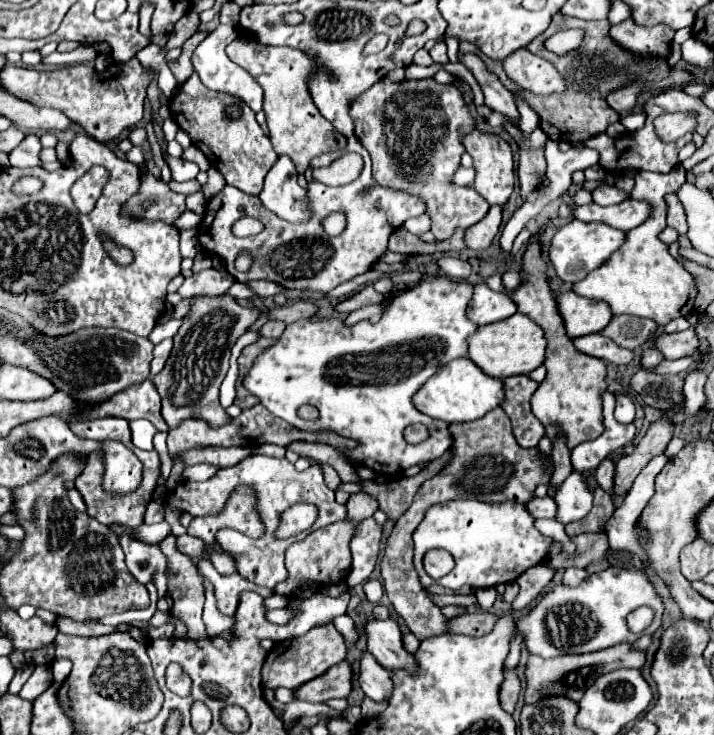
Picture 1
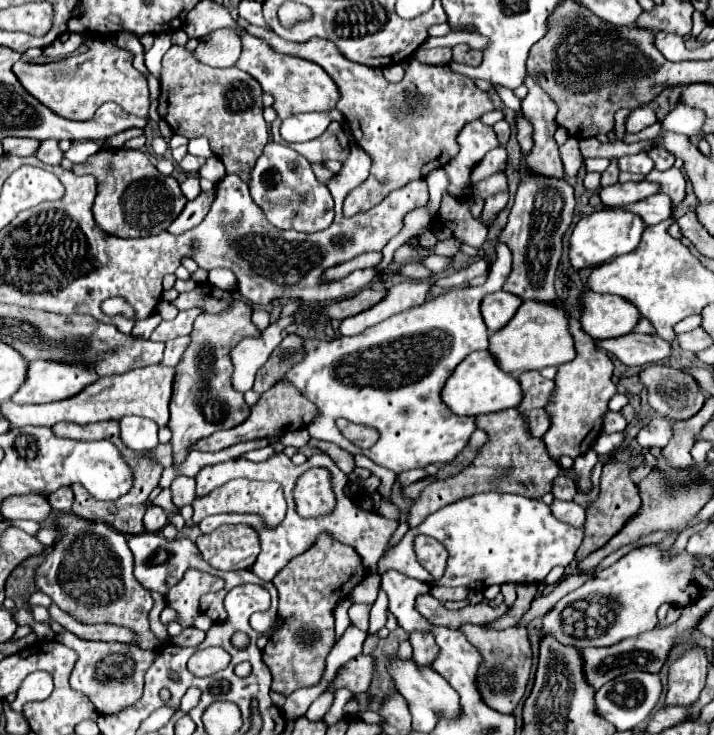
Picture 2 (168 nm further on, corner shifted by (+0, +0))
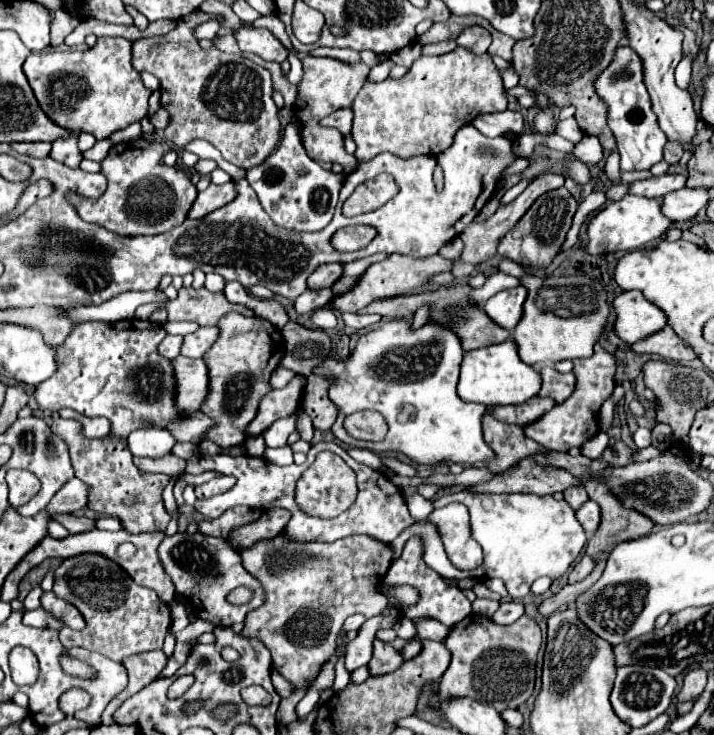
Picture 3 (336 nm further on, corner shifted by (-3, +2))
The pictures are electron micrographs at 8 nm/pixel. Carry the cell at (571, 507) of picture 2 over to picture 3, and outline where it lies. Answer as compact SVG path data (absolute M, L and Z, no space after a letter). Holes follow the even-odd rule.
M589 500L585 502L579 510L577 510L577 520L581 522L581 526L585 528L587 536L595 534L595 530L599 528L599 522L601 522L601 508L597 502Z

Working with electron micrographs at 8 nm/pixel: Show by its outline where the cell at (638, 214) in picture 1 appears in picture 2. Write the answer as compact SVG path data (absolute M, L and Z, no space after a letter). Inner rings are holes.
M654 194L640 202L634 202L632 206L620 206L620 208L632 210L632 214L640 214L640 218L644 218L644 222L650 226L650 224L658 224L670 216L672 202L666 194Z

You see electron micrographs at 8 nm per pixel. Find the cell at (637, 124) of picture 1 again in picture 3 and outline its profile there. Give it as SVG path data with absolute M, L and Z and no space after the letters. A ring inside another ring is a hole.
M619 46L613 62L595 78L595 92L607 104L607 126L617 140L617 152L621 156L622 171L649 170L663 160L663 148L667 136L659 128L657 116L651 108L649 92L643 84L643 62L631 46Z

